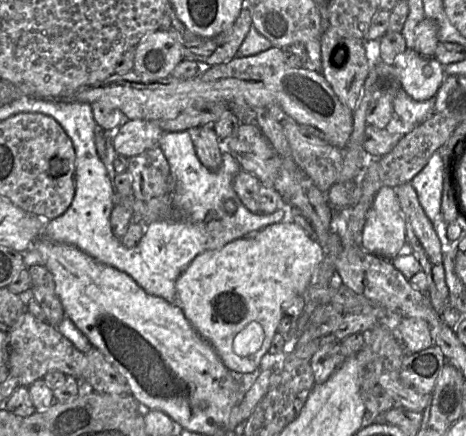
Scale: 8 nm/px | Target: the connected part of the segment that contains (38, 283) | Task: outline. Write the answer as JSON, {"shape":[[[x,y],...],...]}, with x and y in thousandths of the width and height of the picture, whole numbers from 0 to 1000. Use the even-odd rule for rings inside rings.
{"shape":[[[73,608],[62,617],[71,635],[67,651],[71,686],[88,702],[99,739],[122,750],[137,732],[139,713],[120,670],[116,635],[90,608]]]}

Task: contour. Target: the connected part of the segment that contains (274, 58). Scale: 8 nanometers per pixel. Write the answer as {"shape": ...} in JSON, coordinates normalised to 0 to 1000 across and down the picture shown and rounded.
{"shape":[[[588,106],[541,128],[504,131],[489,142],[457,149],[433,170],[408,181],[384,181],[371,172],[348,181],[309,181],[305,170],[288,161],[268,170],[245,167],[221,186],[170,200],[152,220],[137,227],[191,239],[212,234],[258,250],[275,273],[324,278],[371,273],[423,229],[530,241],[545,252],[597,241],[616,266],[661,296],[678,300],[693,321],[730,342],[742,339],[760,296],[758,255],[730,232],[691,167],[670,156],[620,151],[605,112]]]}

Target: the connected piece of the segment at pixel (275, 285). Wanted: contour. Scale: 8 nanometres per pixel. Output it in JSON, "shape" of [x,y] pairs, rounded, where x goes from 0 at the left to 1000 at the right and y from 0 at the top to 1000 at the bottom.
{"shape":[[[624,509],[590,511],[560,528],[539,532],[517,546],[504,548],[461,573],[446,573],[425,585],[386,628],[378,642],[380,697],[388,704],[397,727],[423,764],[448,784],[481,837],[511,858],[543,856],[556,849],[564,817],[577,807],[584,778],[594,761],[597,745],[609,725],[609,697],[631,679],[655,674],[676,626],[700,585],[700,571],[680,550],[665,544],[639,514]]]}

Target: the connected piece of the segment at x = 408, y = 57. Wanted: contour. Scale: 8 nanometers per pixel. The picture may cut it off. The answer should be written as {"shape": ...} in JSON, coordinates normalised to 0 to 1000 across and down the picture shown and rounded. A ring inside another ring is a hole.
{"shape":[[[873,112],[850,131],[845,149],[856,163],[861,204],[882,225],[895,232],[933,225],[955,179],[953,151],[940,138]]]}

